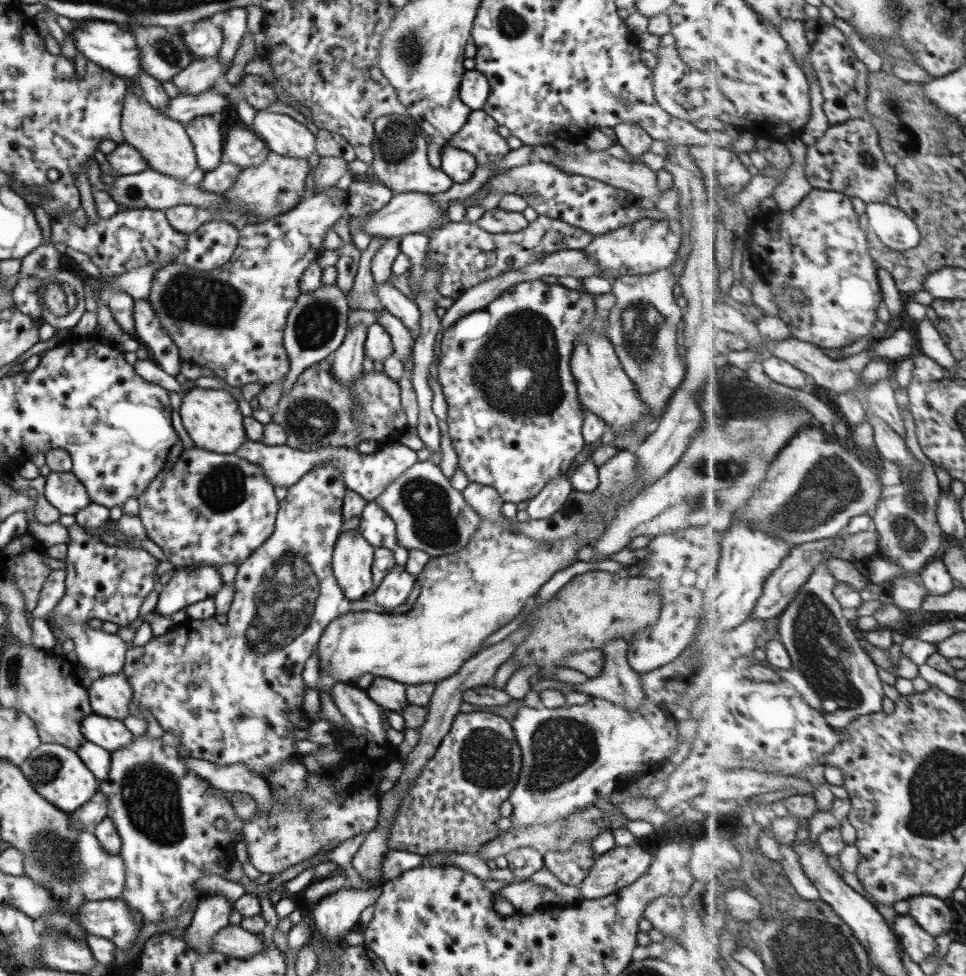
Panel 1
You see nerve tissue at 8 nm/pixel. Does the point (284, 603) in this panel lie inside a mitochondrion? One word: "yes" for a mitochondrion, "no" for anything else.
yes

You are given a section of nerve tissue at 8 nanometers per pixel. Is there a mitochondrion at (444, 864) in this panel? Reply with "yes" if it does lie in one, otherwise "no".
no

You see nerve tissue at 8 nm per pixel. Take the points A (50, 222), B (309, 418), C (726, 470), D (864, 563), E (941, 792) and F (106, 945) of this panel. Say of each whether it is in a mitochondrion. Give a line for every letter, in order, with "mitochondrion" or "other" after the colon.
A: other
B: mitochondrion
C: mitochondrion
D: other
E: mitochondrion
F: other

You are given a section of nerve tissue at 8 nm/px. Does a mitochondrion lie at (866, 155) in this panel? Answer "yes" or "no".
yes

